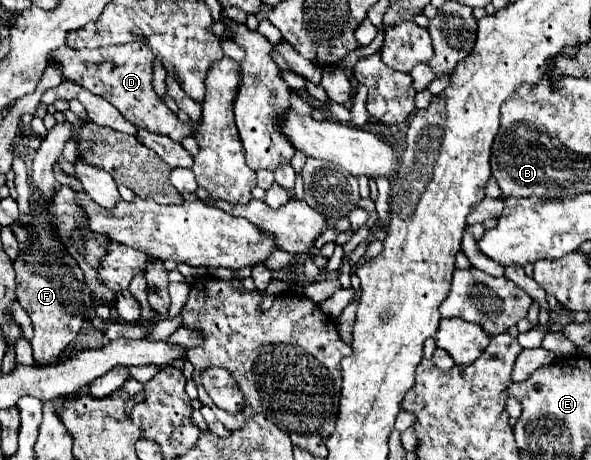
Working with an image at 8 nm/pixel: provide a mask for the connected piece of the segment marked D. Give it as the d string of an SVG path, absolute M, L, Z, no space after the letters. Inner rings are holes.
M128 43L128 45L112 45L102 49L72 49L64 45L62 49L56 49L52 53L52 61L56 61L62 67L66 79L84 85L84 89L88 89L90 93L96 93L106 101L110 101L132 125L168 135L178 143L192 133L190 123L180 121L168 109L168 105L156 95L152 87L154 53L146 49L146 45Z

